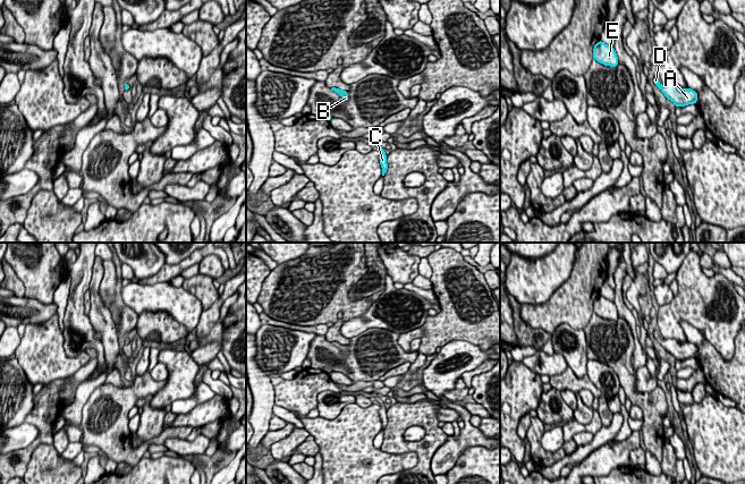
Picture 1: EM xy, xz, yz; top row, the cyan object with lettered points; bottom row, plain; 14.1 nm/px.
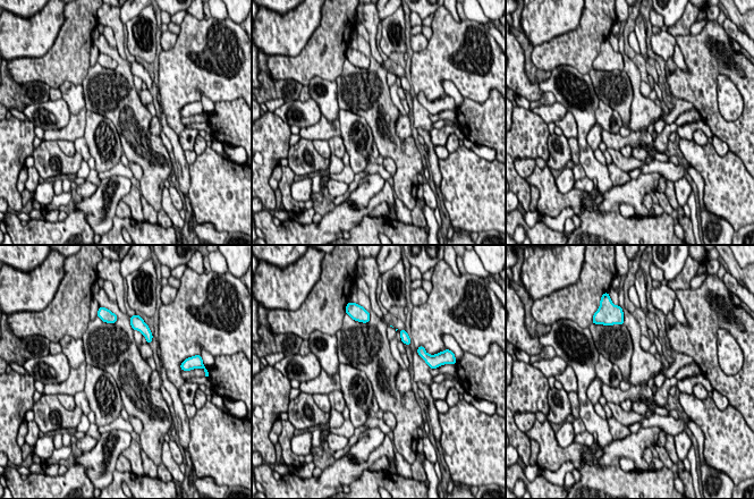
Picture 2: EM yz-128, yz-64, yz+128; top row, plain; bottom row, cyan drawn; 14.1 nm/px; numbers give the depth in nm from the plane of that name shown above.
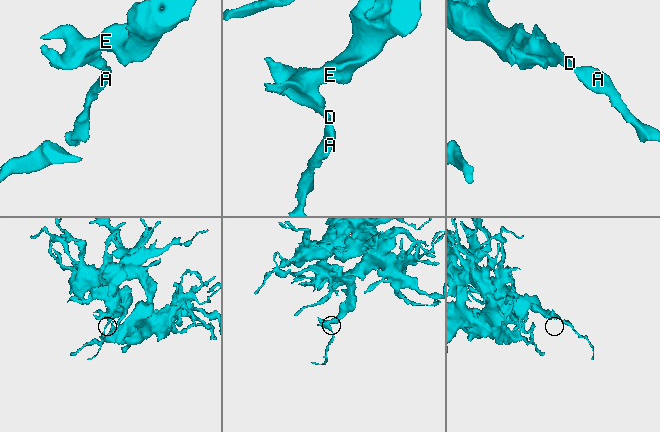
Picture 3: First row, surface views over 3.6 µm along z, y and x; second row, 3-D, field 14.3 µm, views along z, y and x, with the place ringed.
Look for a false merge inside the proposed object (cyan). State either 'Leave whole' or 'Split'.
Leave whole

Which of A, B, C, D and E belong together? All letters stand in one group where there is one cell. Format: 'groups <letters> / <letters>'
groups A B C D E

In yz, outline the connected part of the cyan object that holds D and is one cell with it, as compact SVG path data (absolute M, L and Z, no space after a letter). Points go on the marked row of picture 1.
M658 77L653 78L653 83L662 91L667 100L671 100L675 103L675 107L695 104L697 101L697 93L688 87L680 88L676 85L661 85Z

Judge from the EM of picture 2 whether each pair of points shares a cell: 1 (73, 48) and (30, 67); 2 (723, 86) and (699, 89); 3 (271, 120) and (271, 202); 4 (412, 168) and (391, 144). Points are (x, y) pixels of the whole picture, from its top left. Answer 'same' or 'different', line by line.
1: same
2: different
3: same
4: same

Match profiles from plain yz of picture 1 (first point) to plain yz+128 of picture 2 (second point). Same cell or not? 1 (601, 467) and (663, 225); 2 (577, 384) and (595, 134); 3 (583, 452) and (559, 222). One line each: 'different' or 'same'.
1: different
2: different
3: same

